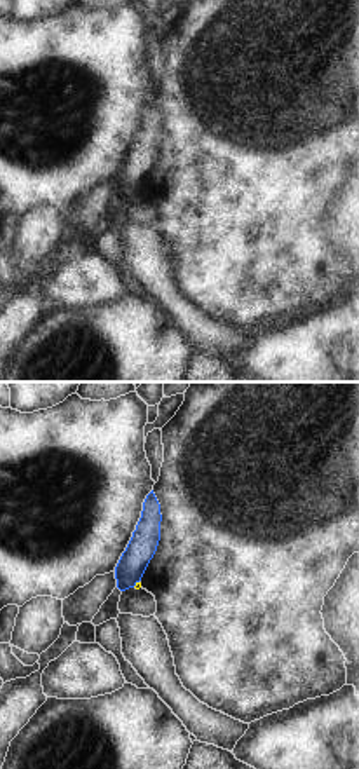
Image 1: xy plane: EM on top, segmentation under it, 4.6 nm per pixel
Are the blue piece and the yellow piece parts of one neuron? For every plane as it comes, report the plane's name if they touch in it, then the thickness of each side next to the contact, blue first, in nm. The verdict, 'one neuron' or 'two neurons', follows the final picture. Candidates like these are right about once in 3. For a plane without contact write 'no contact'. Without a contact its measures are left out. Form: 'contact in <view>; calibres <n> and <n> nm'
contact in xy; calibres 130 and 30 nm

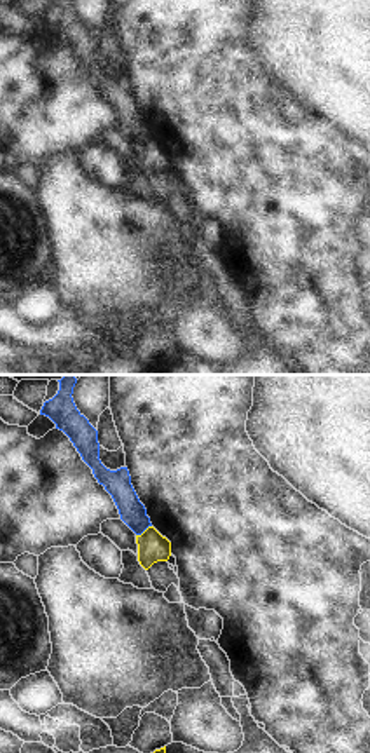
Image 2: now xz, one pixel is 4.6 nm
contact in xz; calibres 120 and 140 nm

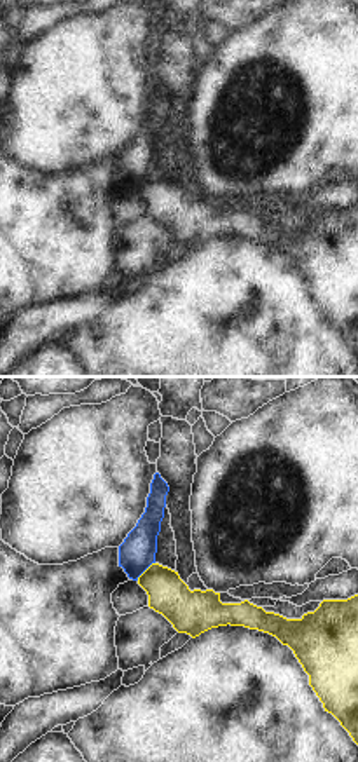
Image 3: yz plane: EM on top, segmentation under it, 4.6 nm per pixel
contact in yz; calibres 170 and 190 nm

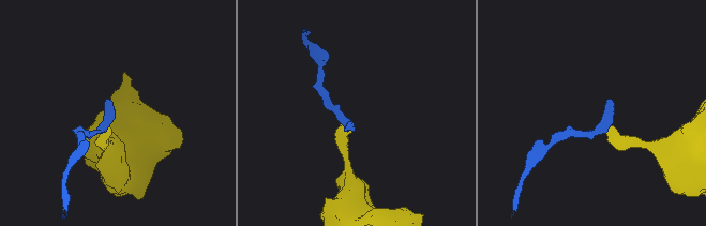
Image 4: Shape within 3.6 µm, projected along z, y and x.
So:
two neurons

